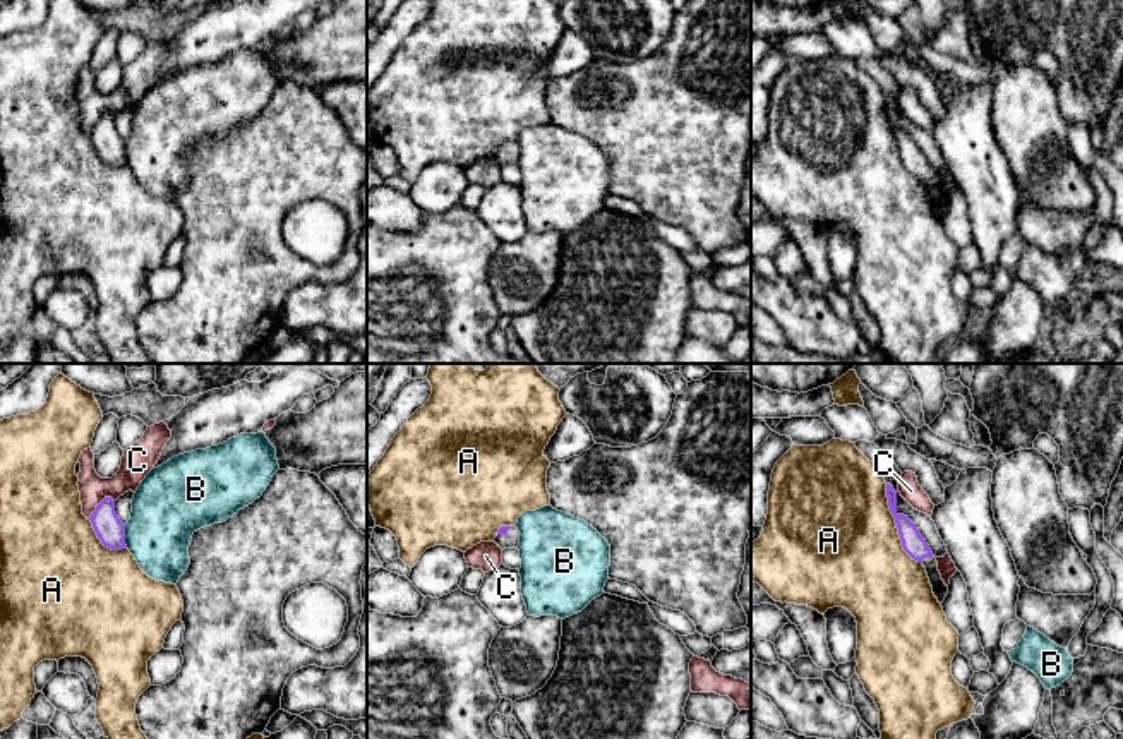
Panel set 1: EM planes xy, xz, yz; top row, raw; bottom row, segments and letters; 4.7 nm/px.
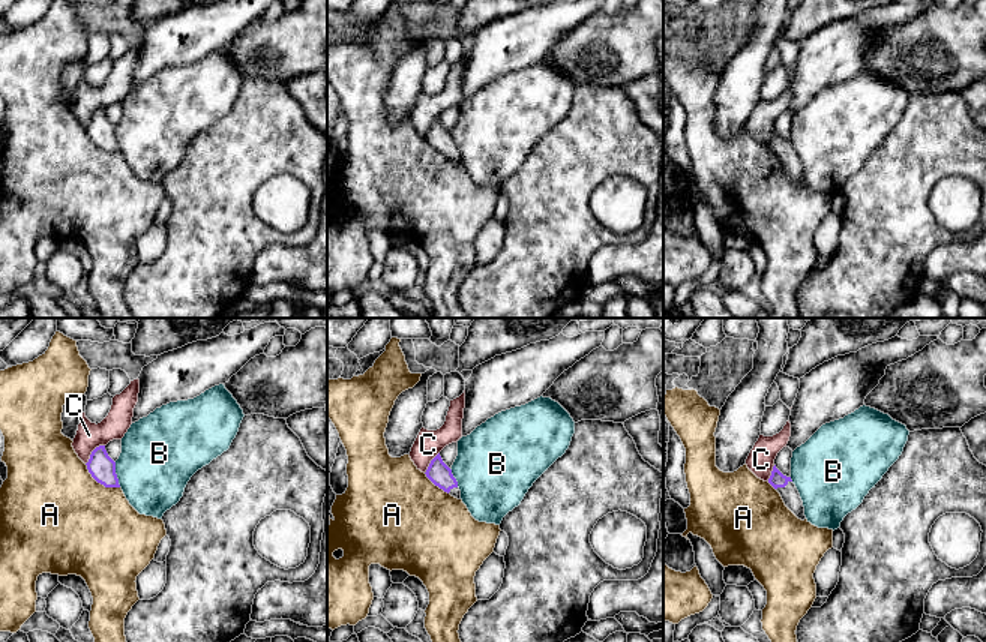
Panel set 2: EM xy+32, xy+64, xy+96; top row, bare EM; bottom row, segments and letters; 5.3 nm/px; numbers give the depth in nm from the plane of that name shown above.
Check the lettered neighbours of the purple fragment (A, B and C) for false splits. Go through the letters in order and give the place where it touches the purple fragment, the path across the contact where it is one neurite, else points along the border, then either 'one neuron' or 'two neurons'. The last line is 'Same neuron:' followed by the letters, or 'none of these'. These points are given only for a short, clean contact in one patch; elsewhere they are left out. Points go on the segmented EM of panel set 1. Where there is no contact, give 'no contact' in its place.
A: meets purple in yz at (897, 525); two neurons
B: meets purple in xy at (124, 535); border along xy (124, 525), (124, 542), (127, 546); two neurons
C: meets purple in xy at (98, 504); two neurons
Same neuron: none of these

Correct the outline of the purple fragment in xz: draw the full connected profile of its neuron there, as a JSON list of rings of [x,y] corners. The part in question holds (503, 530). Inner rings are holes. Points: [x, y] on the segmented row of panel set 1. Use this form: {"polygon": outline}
{"polygon": [[[501,526],[494,542],[504,549],[518,549],[519,532],[516,526]]]}

